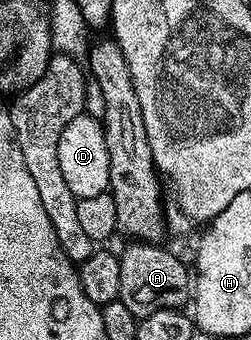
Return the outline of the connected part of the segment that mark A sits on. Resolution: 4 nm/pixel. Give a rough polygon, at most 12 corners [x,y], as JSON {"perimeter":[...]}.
{"perimeter":[[165,245],[119,255],[119,302],[138,320],[184,308],[191,271]]}

